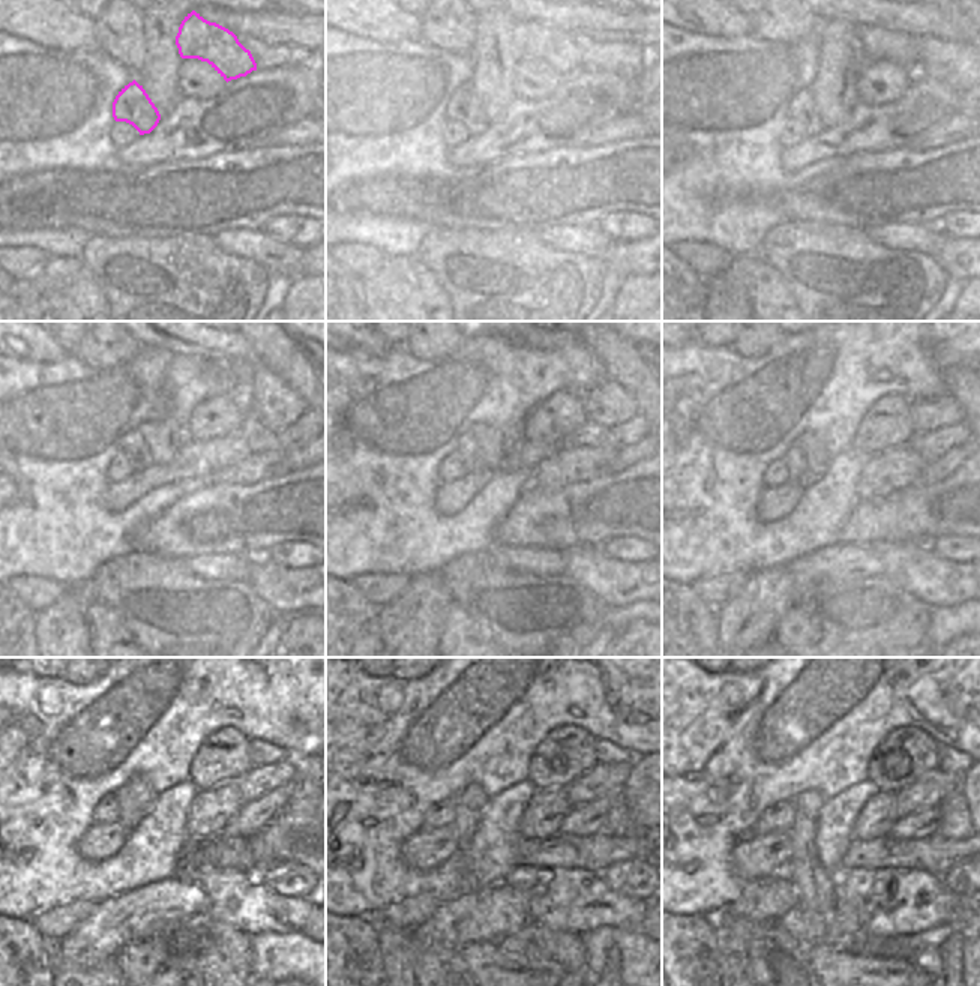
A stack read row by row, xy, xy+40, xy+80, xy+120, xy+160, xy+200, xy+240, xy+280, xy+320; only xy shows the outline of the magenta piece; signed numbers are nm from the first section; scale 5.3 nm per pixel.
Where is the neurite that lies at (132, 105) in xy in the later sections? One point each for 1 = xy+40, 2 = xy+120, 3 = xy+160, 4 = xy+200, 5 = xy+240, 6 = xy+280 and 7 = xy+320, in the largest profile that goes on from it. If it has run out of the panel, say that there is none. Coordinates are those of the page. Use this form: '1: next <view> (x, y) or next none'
1: next xy+40 (464, 105)
2: next xy+120 (132, 446)
3: next xy+160 (467, 449)
4: next xy+200 (794, 458)
5: next xy+240 (129, 814)
6: next xy+280 (465, 820)
7: next xy+320 (814, 884)

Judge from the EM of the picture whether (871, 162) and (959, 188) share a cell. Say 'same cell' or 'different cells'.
same cell

